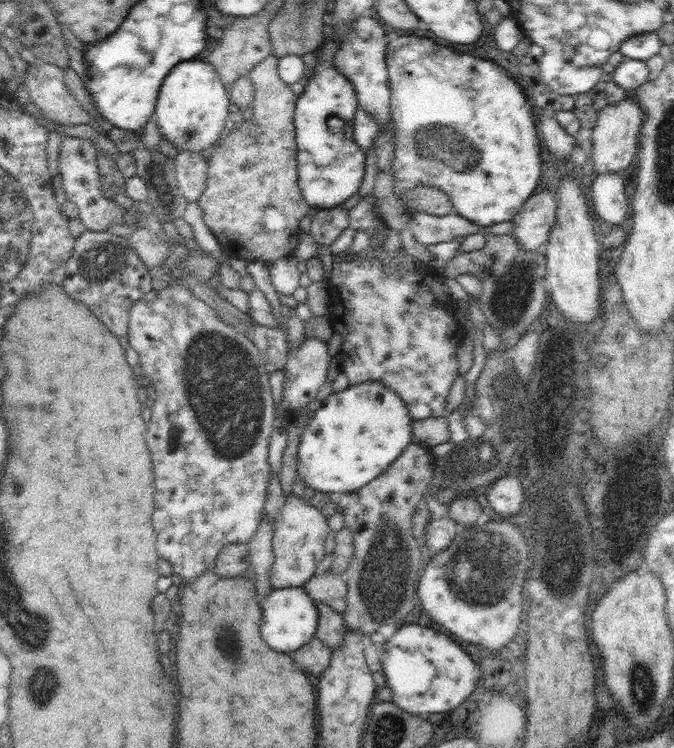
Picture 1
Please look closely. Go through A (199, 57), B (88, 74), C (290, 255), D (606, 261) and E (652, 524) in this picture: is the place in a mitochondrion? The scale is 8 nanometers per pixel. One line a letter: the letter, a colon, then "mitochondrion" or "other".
A: other
B: other
C: other
D: other
E: other

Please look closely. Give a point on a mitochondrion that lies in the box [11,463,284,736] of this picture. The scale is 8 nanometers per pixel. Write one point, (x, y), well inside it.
(41, 687)

